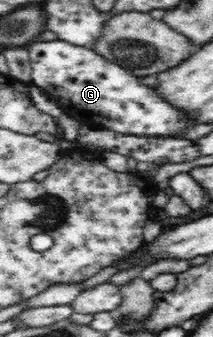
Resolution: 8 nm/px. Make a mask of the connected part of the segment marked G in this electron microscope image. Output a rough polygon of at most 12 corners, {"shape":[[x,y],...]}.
{"shape":[[65,40],[26,46],[32,83],[94,129],[195,124],[139,77]]}

